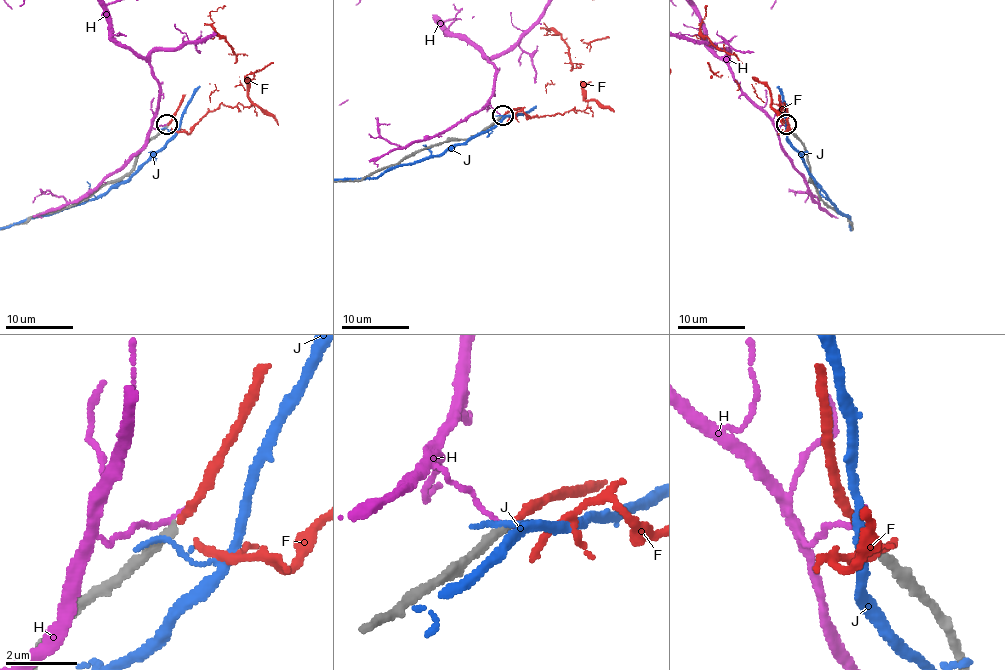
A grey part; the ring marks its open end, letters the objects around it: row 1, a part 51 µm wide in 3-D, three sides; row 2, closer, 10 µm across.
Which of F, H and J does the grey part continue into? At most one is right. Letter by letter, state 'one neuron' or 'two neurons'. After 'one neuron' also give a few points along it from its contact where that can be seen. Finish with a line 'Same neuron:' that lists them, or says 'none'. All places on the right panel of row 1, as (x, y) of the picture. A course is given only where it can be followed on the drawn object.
F: one neuron
H: two neurons
J: two neurons
Same neuron: F

